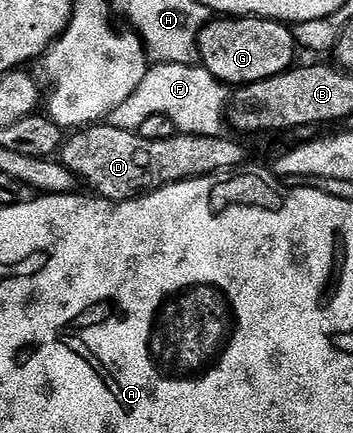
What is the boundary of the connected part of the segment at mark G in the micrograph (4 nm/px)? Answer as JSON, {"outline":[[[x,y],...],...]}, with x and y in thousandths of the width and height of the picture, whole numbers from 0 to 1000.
{"outline":[[[637,37],[595,44],[581,67],[564,79],[558,127],[567,155],[586,159],[623,192],[640,199],[680,199],[745,189],[756,180],[779,180],[833,155],[830,139],[847,127],[830,69],[816,53],[793,46],[754,46],[745,37]]]}

